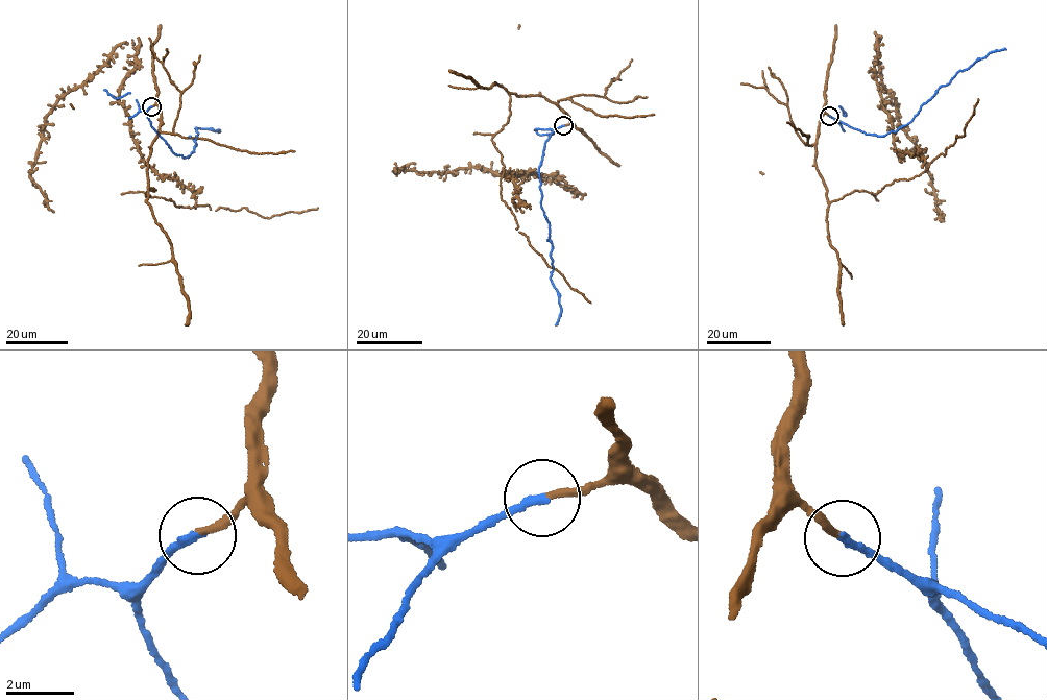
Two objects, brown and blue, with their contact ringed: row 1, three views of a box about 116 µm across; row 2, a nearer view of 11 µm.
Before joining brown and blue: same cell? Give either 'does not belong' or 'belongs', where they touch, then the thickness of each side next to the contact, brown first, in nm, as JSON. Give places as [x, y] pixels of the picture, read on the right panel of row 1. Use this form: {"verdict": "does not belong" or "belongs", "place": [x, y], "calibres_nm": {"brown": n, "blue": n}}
{"verdict": "belongs", "place": [829, 116], "calibres_nm": {"brown": 240, "blue": 220}}

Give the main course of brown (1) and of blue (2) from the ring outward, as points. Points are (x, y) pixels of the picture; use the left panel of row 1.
1: (151, 106), (145, 196), (195, 206), (138, 150), (119, 100), (127, 42), (47, 115), (30, 176), (53, 212)
2: (151, 106), (146, 114), (150, 125), (175, 153), (185, 159), (196, 145), (195, 127), (218, 131)

